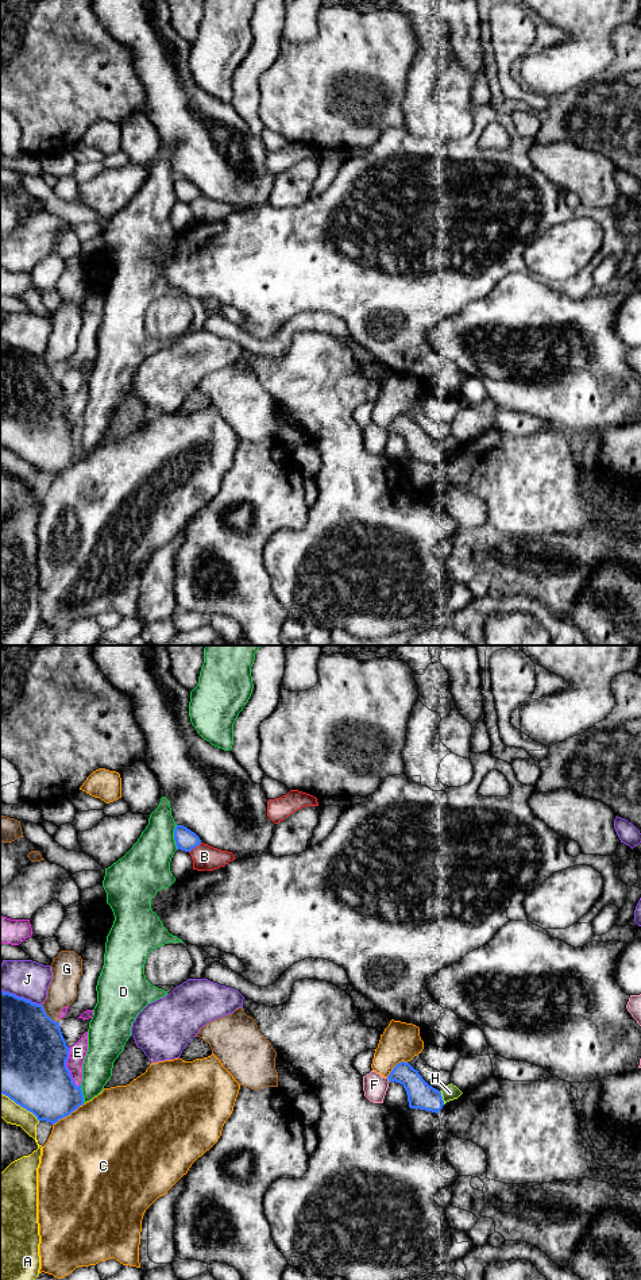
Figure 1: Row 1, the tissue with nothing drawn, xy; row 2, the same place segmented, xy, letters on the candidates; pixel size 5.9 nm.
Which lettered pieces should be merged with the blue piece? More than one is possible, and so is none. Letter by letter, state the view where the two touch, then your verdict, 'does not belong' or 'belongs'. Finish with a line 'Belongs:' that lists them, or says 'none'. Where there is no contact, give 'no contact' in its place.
A: xy | does not belong
B: xy | does not belong
C: xy | does not belong
D: xy | does not belong
E: xy | does not belong
F: xy | does not belong
G: xy | does not belong
H: xy | belongs
J: xy | does not belong
Belongs: H

